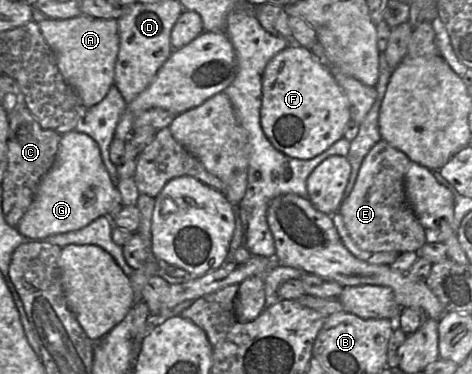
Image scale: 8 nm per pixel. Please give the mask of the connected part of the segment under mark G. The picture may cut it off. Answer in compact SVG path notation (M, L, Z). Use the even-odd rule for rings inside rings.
M76 130L61 136L52 167L40 181L34 200L16 227L31 241L80 230L109 213L120 194L102 161L97 142Z

